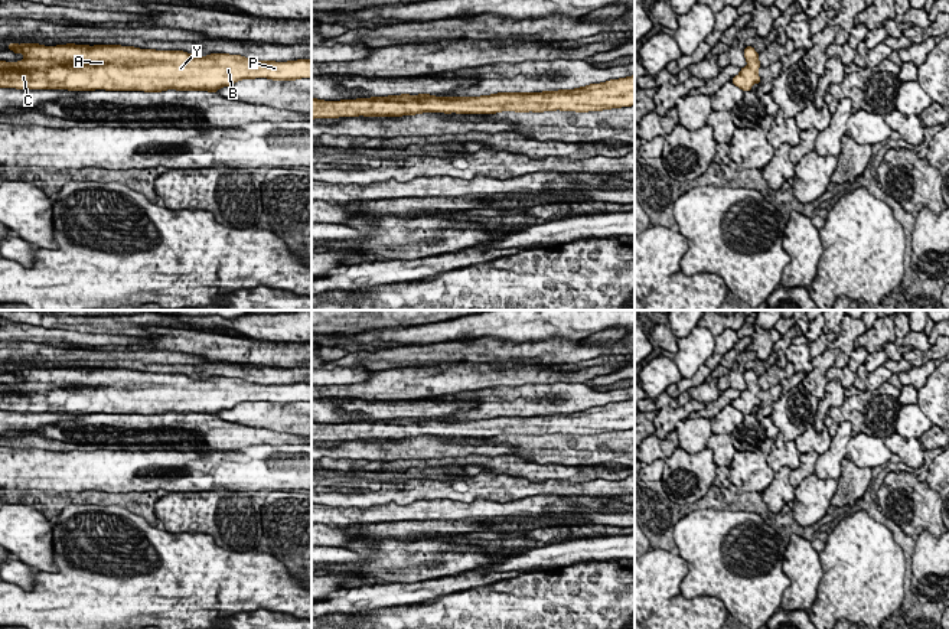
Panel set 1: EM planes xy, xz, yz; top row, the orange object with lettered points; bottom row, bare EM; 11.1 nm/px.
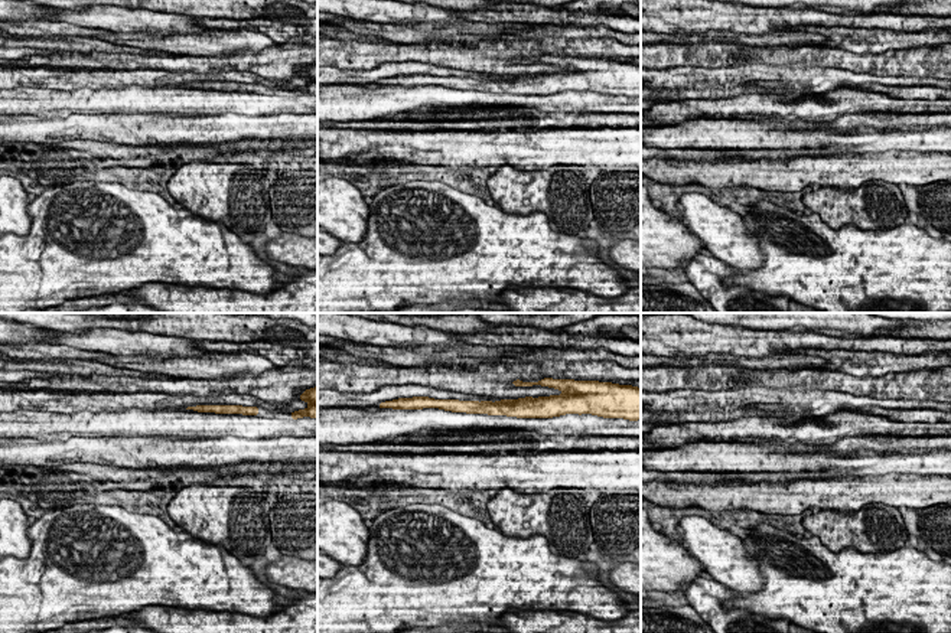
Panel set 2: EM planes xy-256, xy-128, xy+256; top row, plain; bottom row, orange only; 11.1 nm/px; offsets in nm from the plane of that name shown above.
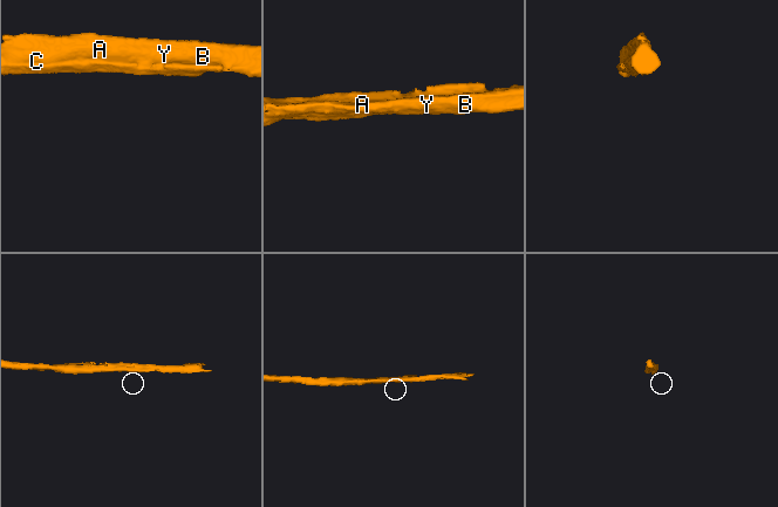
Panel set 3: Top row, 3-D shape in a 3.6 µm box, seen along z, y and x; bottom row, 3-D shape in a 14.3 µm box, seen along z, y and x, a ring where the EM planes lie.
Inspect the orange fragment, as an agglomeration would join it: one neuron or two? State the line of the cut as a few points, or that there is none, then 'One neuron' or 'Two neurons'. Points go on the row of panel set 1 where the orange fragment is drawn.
No split. One neuron

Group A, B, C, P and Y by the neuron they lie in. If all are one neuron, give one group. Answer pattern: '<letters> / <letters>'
A B C P Y

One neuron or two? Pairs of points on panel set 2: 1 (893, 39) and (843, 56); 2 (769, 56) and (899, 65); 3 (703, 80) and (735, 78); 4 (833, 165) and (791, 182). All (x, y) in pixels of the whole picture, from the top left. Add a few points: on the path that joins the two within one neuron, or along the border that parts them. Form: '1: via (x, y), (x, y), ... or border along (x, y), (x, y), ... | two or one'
1: border along (820, 45), (853, 52) | two
2: via (801, 56), (868, 62) | one
3: via (710, 80), (728, 80) | one
4: via (823, 170), (801, 172) | one

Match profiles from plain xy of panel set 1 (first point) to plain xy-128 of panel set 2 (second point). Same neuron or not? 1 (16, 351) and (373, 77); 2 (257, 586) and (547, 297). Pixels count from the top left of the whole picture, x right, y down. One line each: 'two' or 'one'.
1: two
2: two

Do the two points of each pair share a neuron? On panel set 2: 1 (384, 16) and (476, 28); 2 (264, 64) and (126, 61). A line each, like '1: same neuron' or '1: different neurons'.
1: different neurons
2: same neuron

